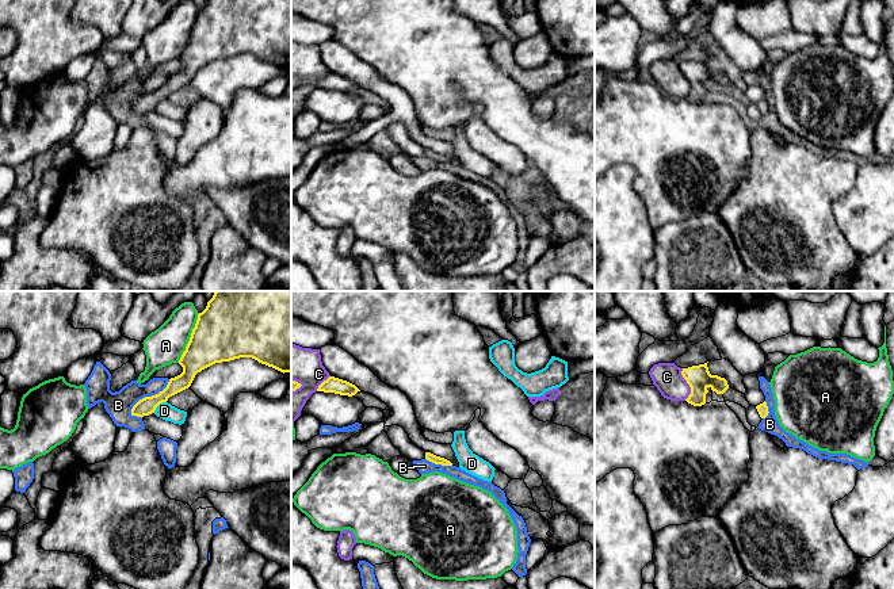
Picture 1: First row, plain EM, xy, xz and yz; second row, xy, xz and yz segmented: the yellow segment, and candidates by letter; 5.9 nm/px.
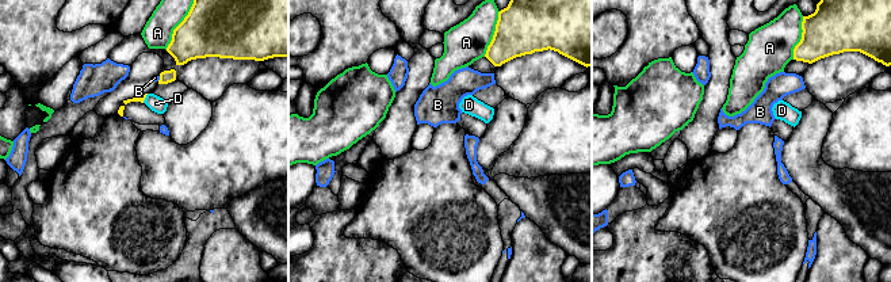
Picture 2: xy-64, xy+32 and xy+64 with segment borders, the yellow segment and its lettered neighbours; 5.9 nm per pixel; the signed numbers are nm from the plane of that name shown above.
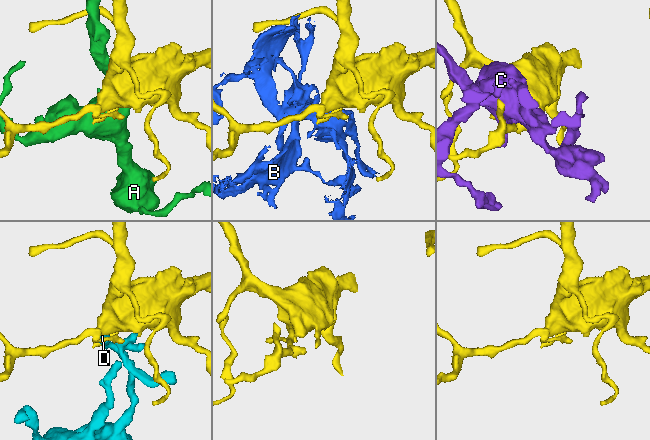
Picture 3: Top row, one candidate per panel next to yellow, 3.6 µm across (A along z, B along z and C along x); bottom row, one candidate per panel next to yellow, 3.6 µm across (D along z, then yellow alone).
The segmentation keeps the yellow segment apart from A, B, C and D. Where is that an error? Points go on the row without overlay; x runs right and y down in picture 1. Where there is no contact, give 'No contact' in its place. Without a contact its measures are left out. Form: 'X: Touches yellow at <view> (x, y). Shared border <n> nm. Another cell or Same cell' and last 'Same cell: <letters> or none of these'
A: Touches yellow at xy (190, 34). Shared border 320 nm. Another cell
B: Touches yellow at xy (148, 94). Shared border 320 nm. Another cell
C: Touches yellow at yz (688, 80). Shared border 190 nm. Another cell
D: Touches yellow at xy (159, 100). Shared border 100 nm. Another cell
Same cell: none of these

